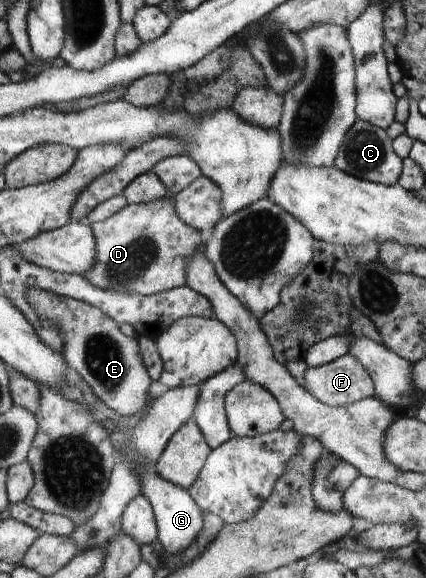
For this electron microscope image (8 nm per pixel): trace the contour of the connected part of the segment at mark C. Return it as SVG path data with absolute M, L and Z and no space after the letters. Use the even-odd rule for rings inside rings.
M358 120L346 134L345 145L336 158L336 166L338 170L356 178L363 178L376 184L396 186L404 170L404 159L394 150L393 140L388 137L386 130L368 124L364 120Z

